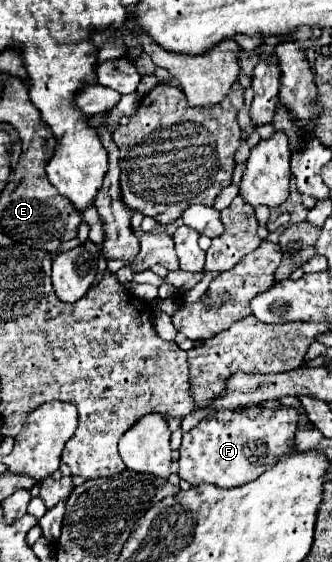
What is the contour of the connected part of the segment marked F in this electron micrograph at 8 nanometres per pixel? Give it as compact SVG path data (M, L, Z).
M282 406L280 410L268 410L268 408L246 408L246 410L234 410L234 412L218 412L218 414L232 414L230 420L203 419L195 428L185 433L179 448L179 477L192 486L198 484L214 484L220 488L234 488L242 486L246 482L256 480L262 472L272 468L282 456L290 454L294 448L294 432L298 422L298 412L294 408Z

